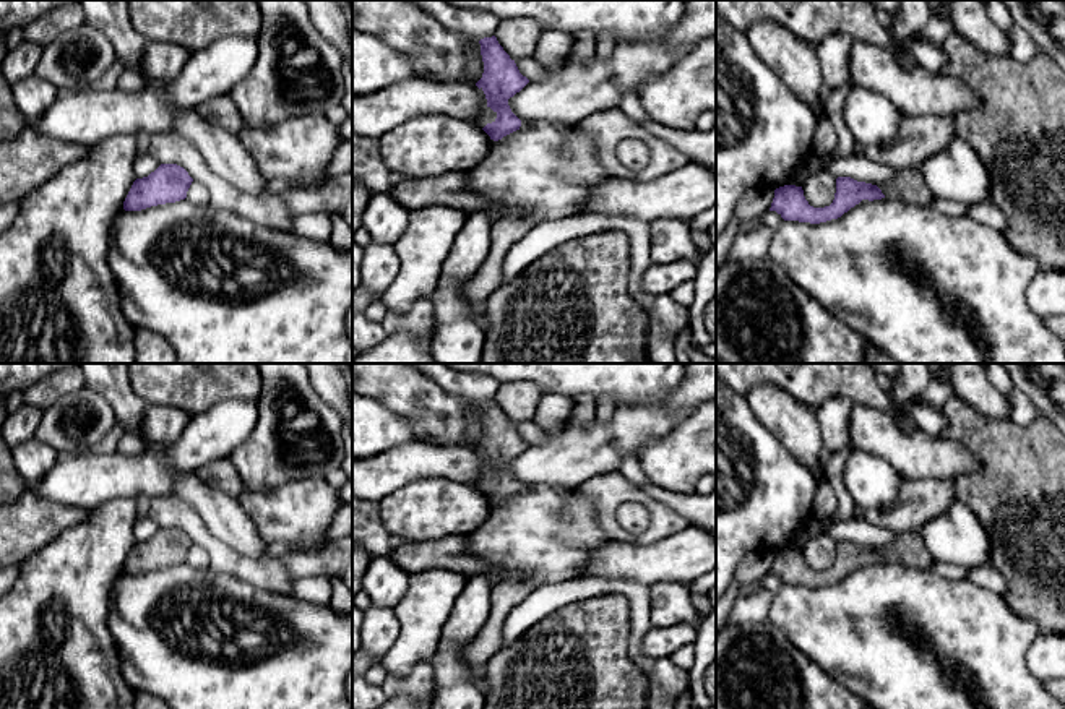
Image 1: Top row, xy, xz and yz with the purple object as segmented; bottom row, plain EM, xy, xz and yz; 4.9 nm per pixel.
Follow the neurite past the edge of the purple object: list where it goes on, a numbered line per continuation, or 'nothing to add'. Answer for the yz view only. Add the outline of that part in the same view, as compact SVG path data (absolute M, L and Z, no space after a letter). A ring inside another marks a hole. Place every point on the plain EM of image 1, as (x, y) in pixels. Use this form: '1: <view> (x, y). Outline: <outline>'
1: yz (908, 547). Outline: M921 531L898 534L888 547L878 552L885 561L898 561L917 569L930 569L933 561L922 542Z

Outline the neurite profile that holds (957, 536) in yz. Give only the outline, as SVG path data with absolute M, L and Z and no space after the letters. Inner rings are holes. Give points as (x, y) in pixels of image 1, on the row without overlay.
M961 501L930 519L921 534L933 561L974 568L990 560L989 534L974 511Z

